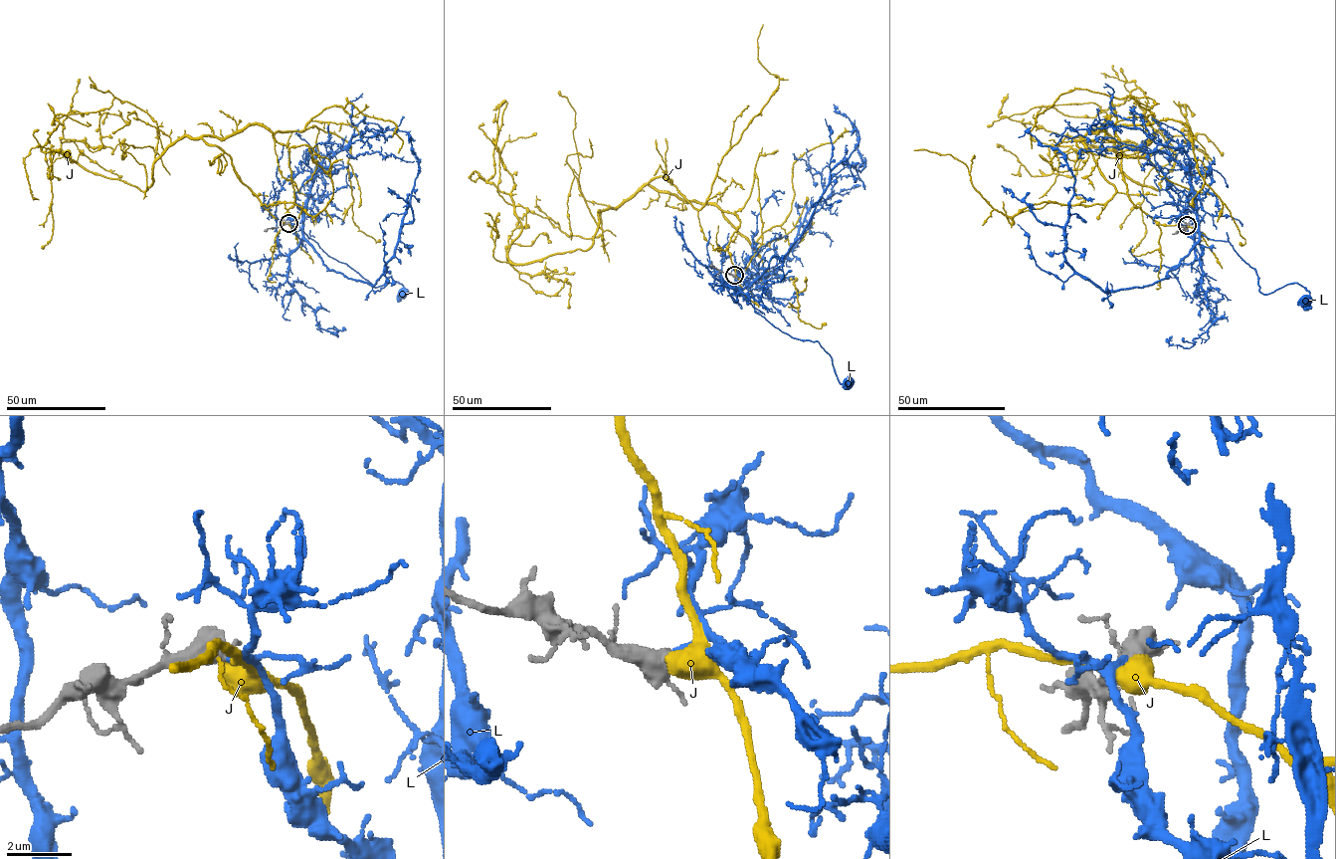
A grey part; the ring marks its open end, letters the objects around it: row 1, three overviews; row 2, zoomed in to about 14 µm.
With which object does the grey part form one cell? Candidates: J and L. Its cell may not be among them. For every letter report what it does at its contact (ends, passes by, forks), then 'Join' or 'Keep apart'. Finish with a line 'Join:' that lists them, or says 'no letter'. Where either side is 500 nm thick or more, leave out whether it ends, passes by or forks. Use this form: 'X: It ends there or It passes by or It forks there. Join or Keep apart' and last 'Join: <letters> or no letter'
J: Keep apart
L: It ends there. Join
Join: L

